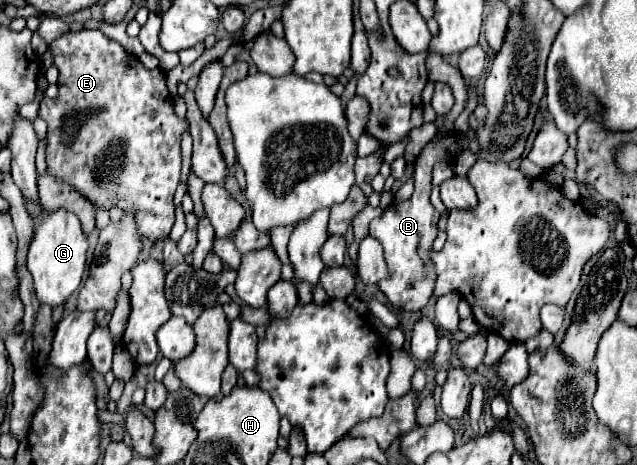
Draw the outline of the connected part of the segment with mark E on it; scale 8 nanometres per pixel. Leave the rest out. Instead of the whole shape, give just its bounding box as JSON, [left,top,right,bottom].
[40,30,188,242]

